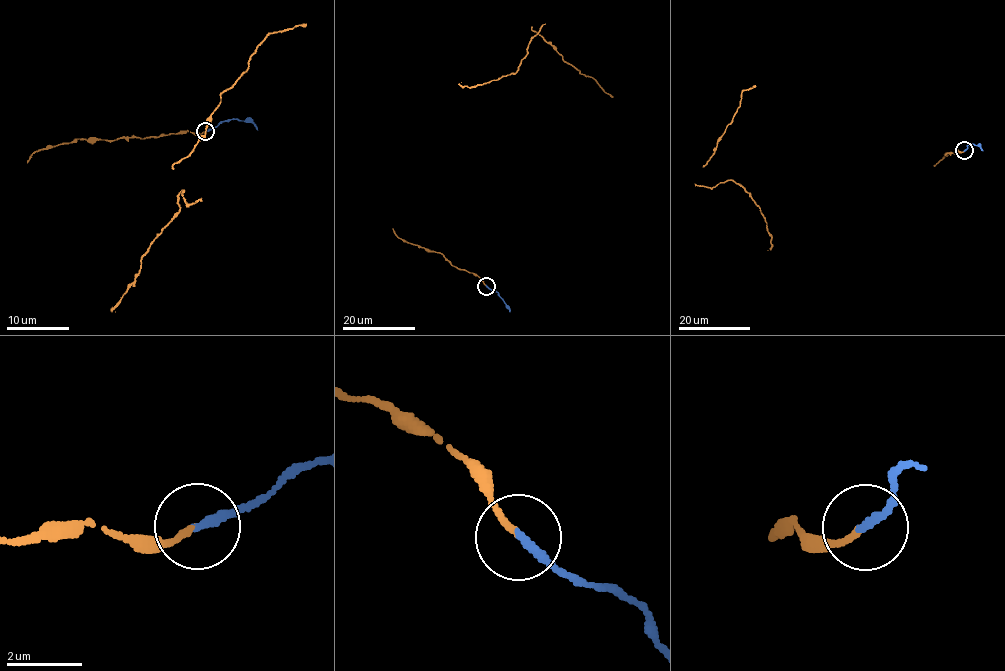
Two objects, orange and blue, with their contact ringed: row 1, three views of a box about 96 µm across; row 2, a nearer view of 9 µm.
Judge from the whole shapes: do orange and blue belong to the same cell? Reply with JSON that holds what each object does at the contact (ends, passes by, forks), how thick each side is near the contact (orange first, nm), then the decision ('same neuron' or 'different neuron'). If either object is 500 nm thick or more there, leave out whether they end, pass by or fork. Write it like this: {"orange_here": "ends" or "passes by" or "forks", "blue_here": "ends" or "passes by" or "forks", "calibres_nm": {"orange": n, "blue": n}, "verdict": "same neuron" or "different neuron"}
{"orange_here": "ends", "blue_here": "ends", "calibres_nm": {"orange": 150, "blue": 240}, "verdict": "different neuron"}

